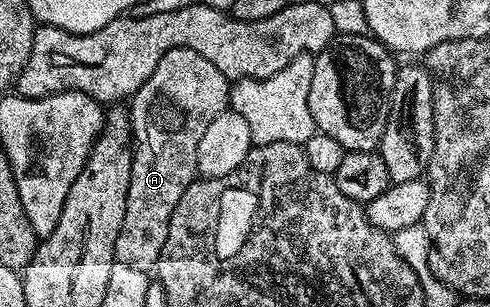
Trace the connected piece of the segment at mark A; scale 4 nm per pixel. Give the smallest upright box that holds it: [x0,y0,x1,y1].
[114,48,232,273]

